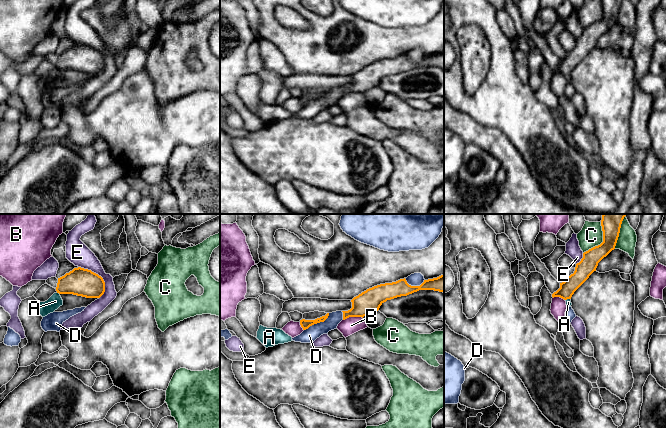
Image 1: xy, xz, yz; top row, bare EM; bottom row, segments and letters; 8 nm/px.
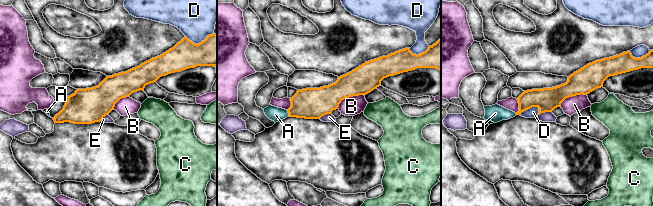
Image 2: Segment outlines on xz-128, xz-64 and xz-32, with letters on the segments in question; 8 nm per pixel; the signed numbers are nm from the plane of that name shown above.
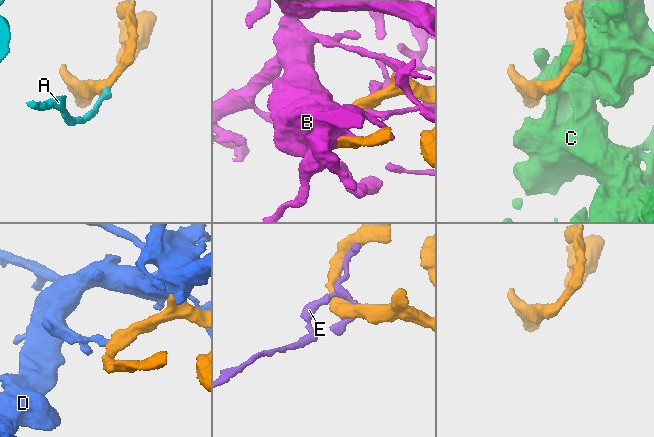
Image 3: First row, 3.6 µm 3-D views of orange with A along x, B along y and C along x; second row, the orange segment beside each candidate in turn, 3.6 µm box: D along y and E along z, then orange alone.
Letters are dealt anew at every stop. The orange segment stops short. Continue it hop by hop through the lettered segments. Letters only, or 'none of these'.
none of these

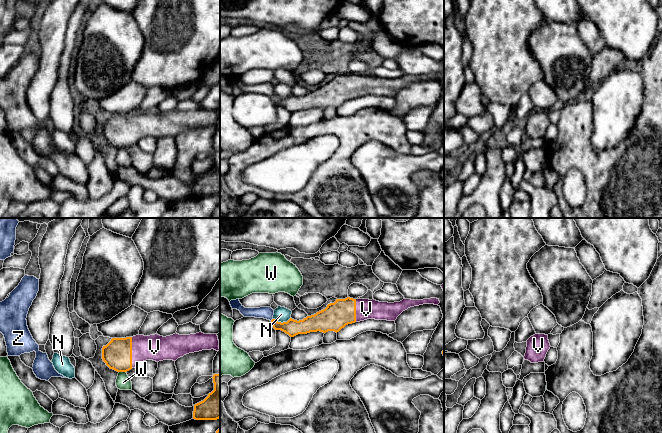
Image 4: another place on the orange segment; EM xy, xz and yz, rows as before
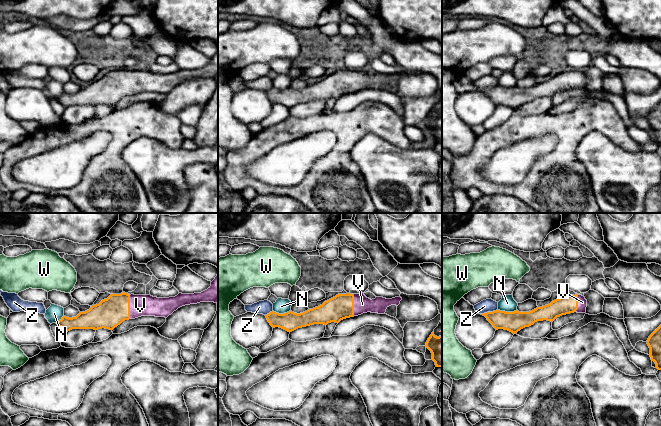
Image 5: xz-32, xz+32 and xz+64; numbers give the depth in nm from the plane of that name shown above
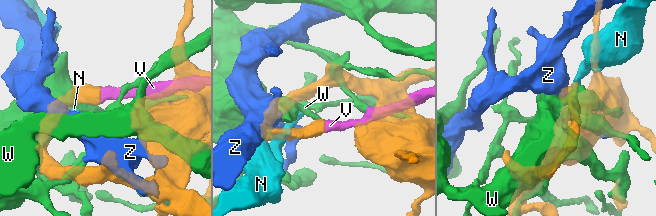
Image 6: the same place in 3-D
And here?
V

